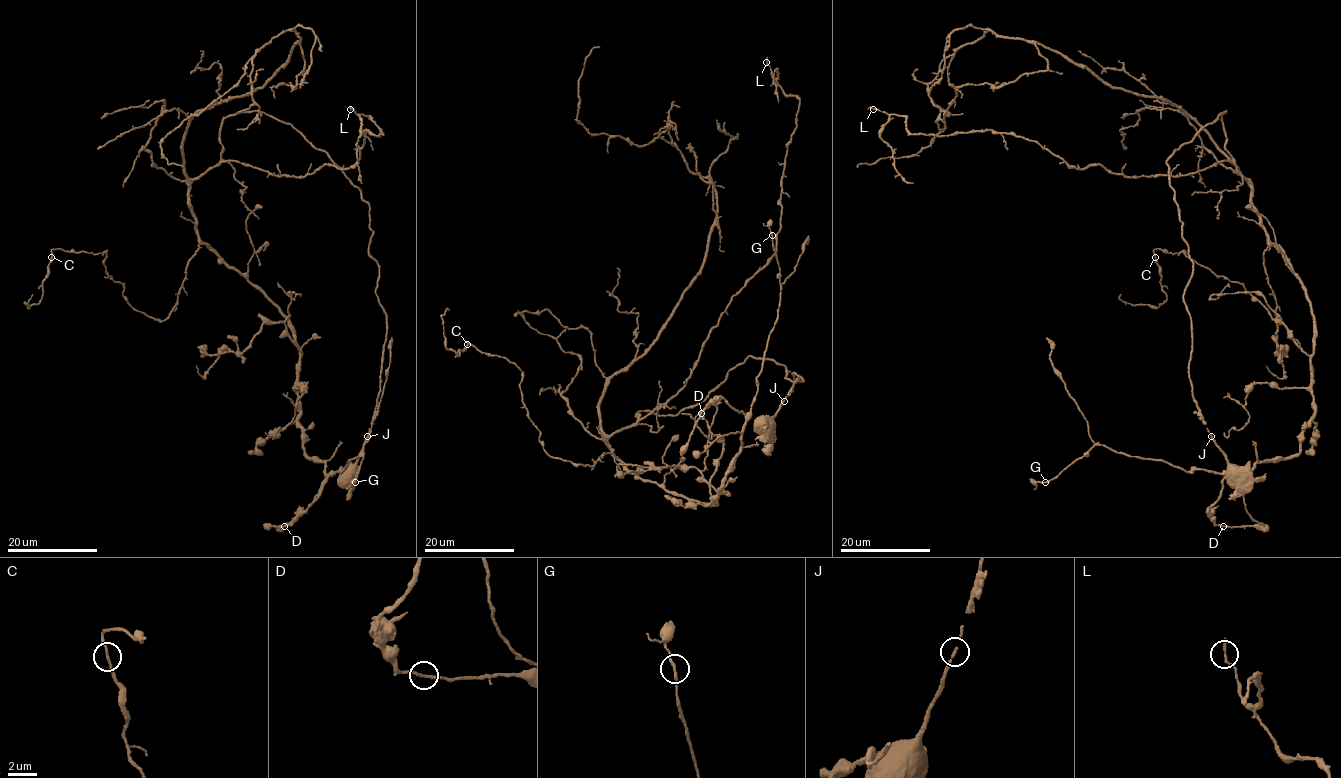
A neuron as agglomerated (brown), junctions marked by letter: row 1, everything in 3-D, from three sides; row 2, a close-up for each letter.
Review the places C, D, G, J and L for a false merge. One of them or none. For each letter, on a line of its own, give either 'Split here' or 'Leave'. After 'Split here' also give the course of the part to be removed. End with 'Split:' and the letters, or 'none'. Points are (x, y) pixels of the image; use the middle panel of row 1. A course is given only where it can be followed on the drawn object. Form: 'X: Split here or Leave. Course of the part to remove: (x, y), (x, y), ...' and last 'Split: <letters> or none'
C: Leave
D: Leave
G: Leave
J: Leave
L: Leave
Split: none

